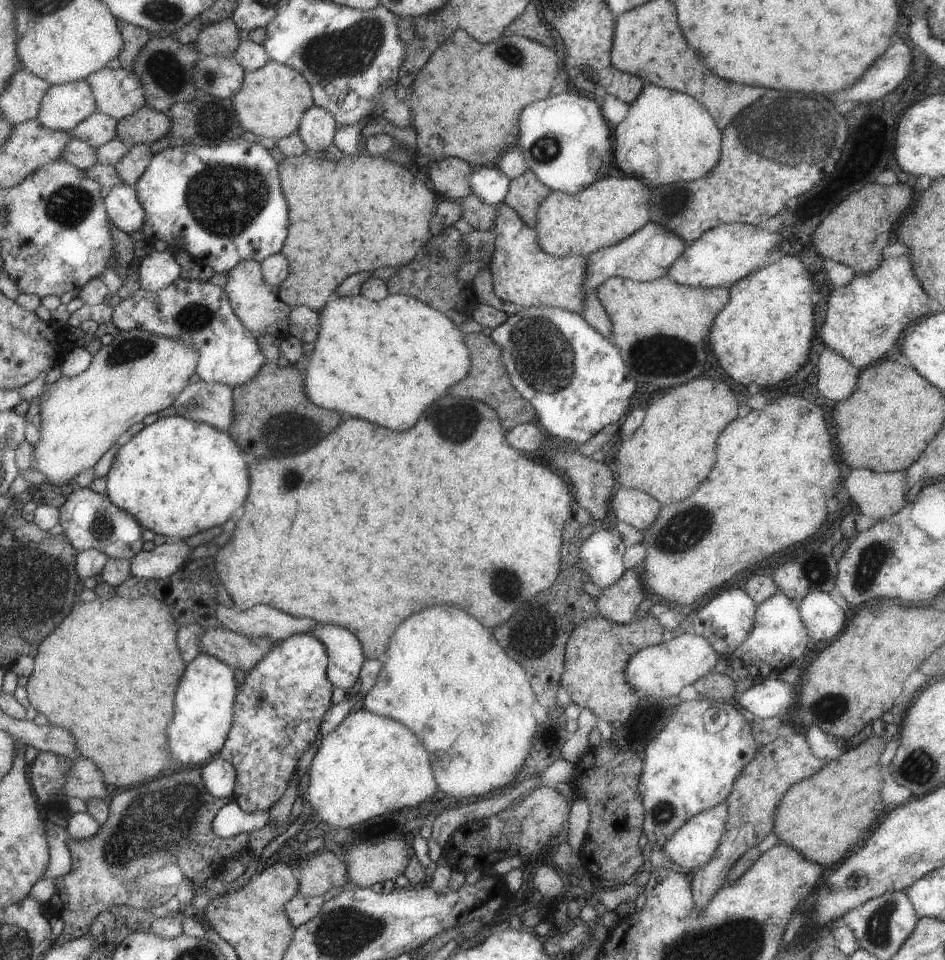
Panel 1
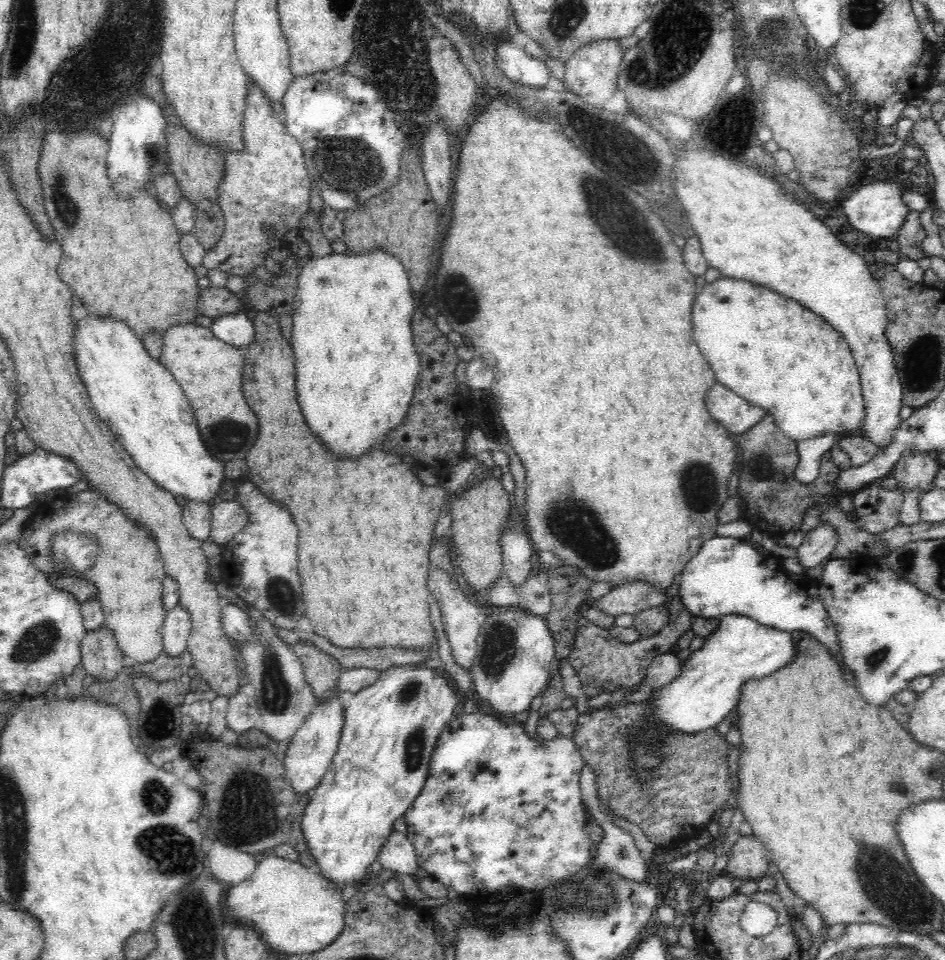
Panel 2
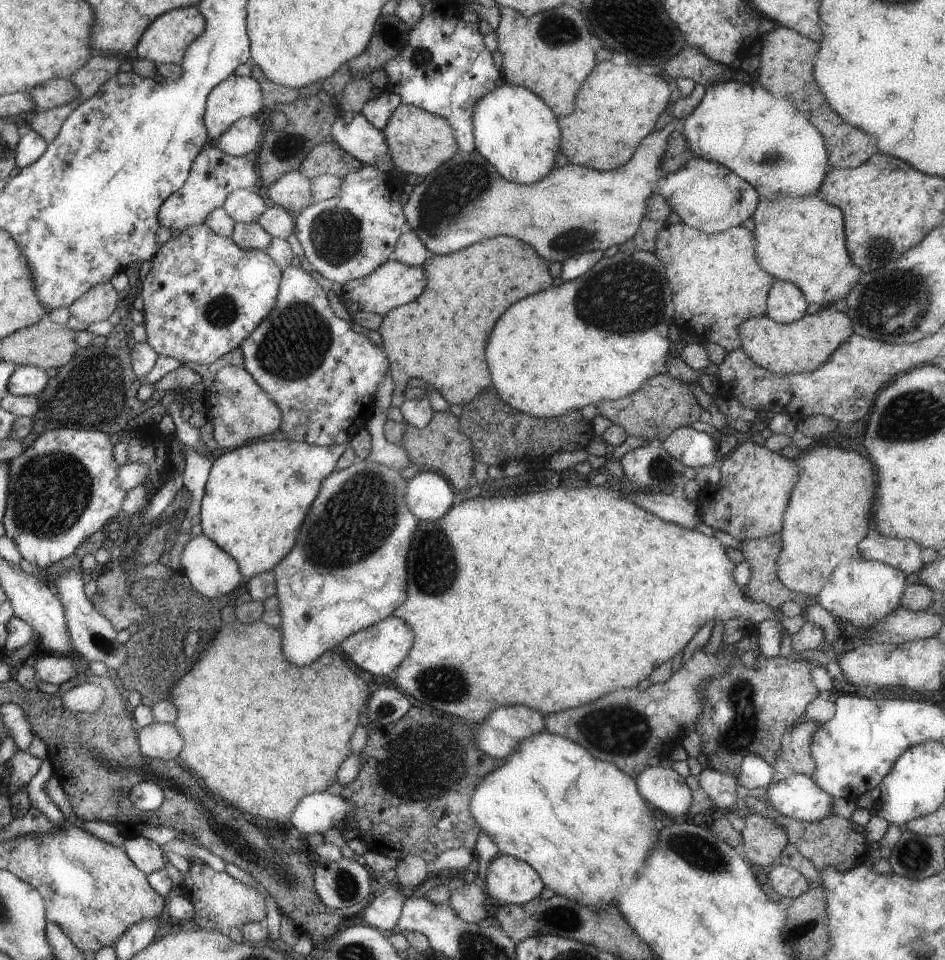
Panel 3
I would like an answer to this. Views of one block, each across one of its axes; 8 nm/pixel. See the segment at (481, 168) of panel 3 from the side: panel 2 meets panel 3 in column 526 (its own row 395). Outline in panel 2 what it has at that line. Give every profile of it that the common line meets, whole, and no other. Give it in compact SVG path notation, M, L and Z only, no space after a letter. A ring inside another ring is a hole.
M194 323L173 325L163 336L159 363L164 365L184 390L194 410L204 446L218 460L244 458L256 444L258 422L246 404L240 388L240 372L244 370L244 357L240 349L220 341L211 332Z

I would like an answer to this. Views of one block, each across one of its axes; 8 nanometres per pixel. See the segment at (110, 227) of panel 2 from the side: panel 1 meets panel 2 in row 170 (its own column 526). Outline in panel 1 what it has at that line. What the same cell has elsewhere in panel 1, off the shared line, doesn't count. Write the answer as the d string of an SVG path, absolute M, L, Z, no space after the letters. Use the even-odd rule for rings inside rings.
M458 29L441 46L430 58L430 64L426 64L426 68L418 74L412 98L408 95L411 127L417 132L417 150L438 160L454 157L478 168L495 166L500 156L509 147L515 146L520 138L520 112L528 104L546 98L552 90L552 80L558 72L558 56L547 46L540 46L540 43L522 35L502 36L494 44L482 46L462 29Z

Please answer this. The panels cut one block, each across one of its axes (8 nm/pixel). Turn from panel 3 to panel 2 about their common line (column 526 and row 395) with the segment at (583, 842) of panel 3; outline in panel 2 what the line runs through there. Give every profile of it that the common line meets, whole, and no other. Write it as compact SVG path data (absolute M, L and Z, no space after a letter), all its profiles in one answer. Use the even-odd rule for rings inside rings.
M721 277L712 283L706 283L698 288L695 300L694 308L692 308L693 336L706 362L714 371L715 379L718 383L722 383L726 388L732 389L732 392L744 398L744 401L748 401L750 405L762 408L766 414L772 416L780 432L791 437L792 440L818 438L818 436L822 436L826 432L833 432L836 438L861 433L861 421L864 420L865 403L862 397L862 383L860 383L858 367L856 367L851 348L846 343L846 340L835 329L832 329L832 326L824 320L824 317L818 316L815 312L810 312L797 301L772 292L771 289L754 285L750 281L736 280L736 278L732 277Z

